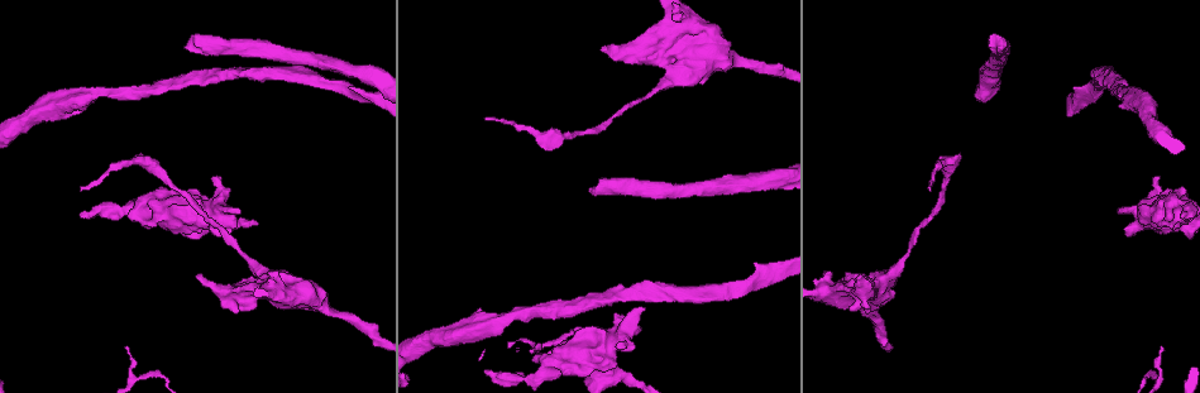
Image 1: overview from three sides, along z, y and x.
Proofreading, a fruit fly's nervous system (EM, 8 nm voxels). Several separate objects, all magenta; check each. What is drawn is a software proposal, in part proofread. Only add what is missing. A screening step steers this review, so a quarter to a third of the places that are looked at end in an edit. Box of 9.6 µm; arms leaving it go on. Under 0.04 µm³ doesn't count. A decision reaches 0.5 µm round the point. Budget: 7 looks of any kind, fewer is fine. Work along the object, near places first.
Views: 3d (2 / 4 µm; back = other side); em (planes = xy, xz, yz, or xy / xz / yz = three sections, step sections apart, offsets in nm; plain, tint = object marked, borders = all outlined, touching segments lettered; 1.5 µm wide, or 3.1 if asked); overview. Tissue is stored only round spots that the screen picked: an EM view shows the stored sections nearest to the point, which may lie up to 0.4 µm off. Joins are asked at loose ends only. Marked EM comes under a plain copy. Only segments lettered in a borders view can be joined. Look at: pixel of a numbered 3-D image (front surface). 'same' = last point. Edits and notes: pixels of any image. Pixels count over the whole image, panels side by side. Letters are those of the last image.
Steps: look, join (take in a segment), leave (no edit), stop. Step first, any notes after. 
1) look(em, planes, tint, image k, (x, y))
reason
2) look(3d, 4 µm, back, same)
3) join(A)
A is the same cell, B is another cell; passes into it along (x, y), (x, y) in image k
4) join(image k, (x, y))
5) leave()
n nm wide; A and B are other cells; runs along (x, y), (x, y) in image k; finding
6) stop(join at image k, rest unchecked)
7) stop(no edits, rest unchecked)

look(em, xy, step 4, borders, image 1, (157, 192))
free end

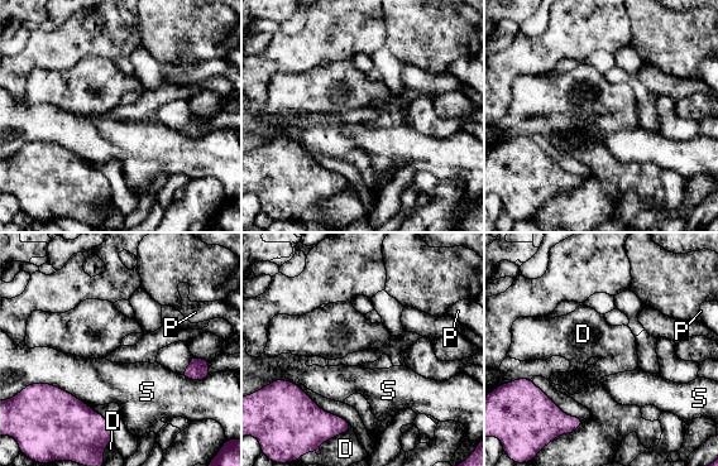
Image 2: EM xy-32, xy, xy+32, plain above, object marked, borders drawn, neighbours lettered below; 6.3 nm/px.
leave()
S touches over 300 nm; D, P and S are other cells; border along (44, 383), (57, 385), (85, 402) in image 2; no lettered segment goes on from it

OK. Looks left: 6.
look(em, yz, step 4, borders, image 1, (486, 369))
branch stops here

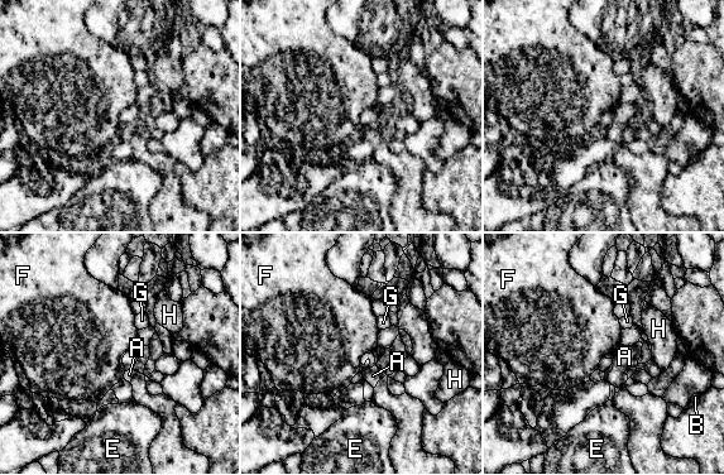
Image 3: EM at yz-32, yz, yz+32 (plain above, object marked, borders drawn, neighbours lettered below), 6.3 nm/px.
look(em, planes, borders, same)
cut it another way

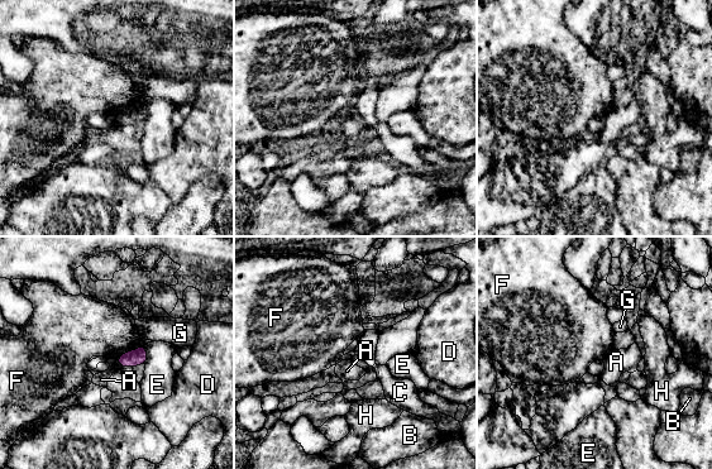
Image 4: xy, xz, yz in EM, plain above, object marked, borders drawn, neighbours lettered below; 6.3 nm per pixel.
leave()
F touches over 200 nm; A, B, C, D, E, F, G and H are other cells; border along (143, 344), (124, 352), (116, 359) in image 4; no lettered segment goes on from it

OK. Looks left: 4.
look(3d, 4 µm, image 1, (830, 270))

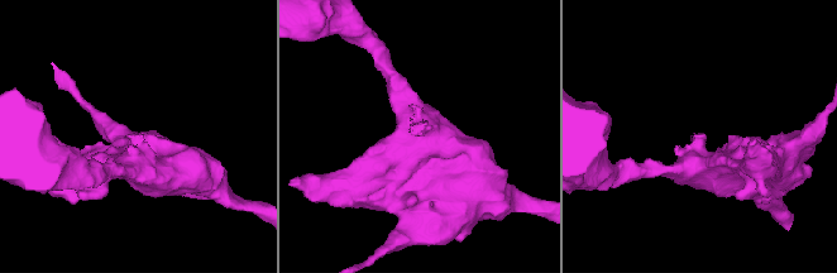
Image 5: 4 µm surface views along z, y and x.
look(em, planes, borders, image 5, (411, 134))
arms of 280, 550 nm

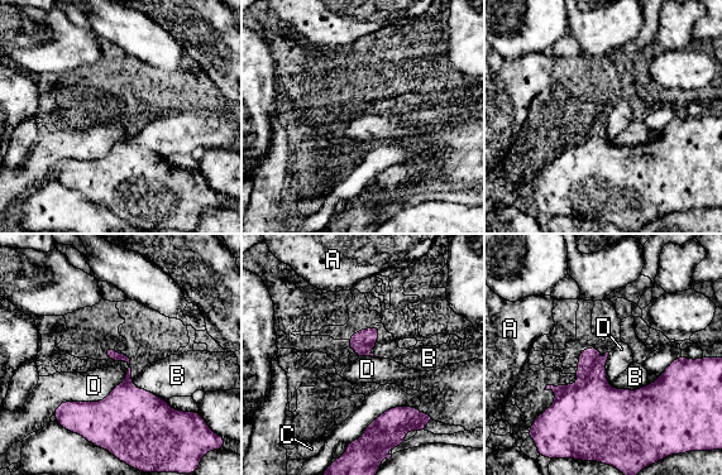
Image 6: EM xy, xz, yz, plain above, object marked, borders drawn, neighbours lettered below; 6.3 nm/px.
leave()
A, B, C and D are other cells; runs along (677, 364), (641, 402), (556, 402) in image 6; none of them fits

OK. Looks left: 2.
stop(no edits, rest unchecked)

